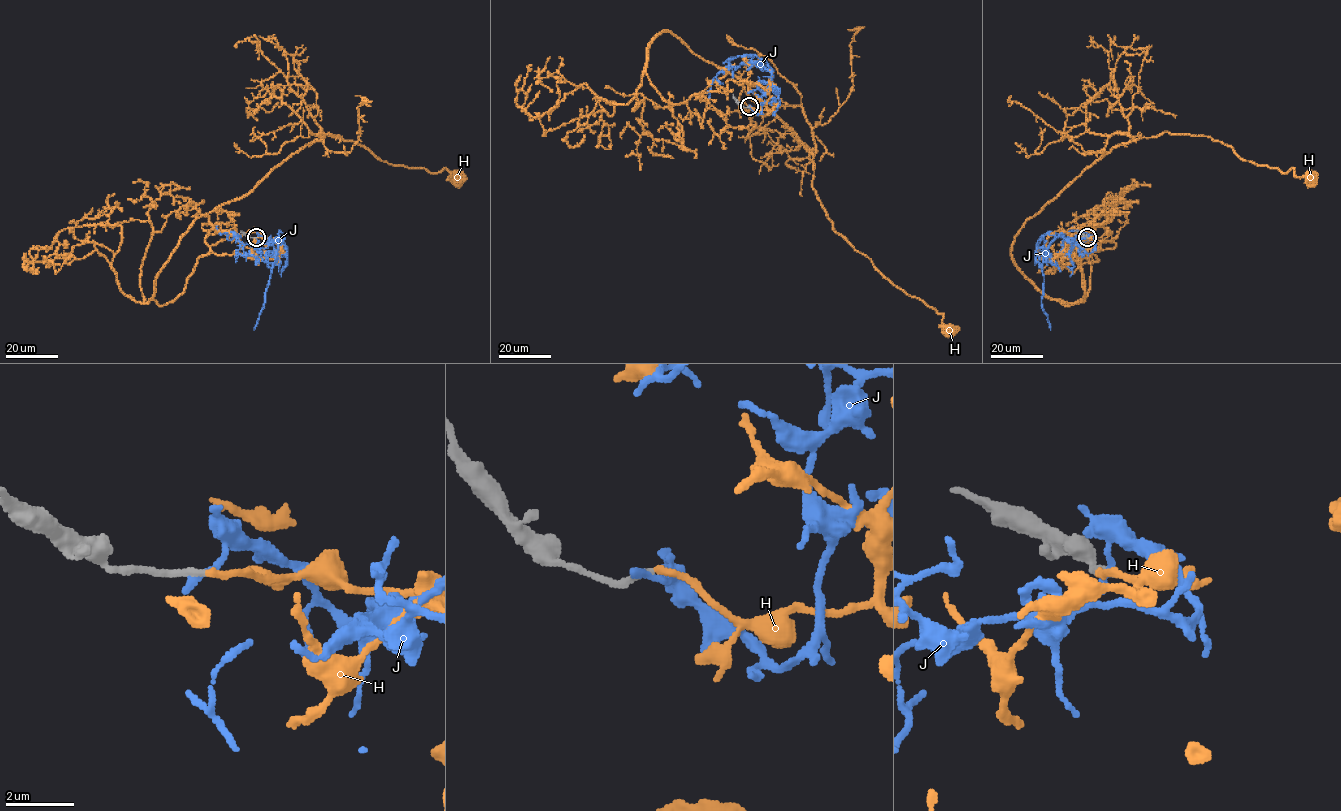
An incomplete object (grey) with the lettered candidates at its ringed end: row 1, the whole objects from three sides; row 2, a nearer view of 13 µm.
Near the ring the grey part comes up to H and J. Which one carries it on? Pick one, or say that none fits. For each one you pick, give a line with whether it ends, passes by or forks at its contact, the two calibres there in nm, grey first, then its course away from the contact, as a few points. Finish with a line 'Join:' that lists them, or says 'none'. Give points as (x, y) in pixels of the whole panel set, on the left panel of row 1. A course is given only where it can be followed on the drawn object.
H: it ends | 200/190 nm | via (256, 237), (273, 239), (275, 258), (208, 253), (177, 296), (154, 299), (189, 225), (320, 132), (455, 176)
Join: H

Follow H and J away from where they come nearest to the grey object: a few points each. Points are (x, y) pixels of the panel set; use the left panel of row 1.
H: (256, 237), (273, 239), (275, 258), (208, 253), (177, 296), (154, 299), (189, 225), (320, 132), (455, 176)
J: (256, 237), (284, 238), (271, 267), (257, 247), (215, 228)

